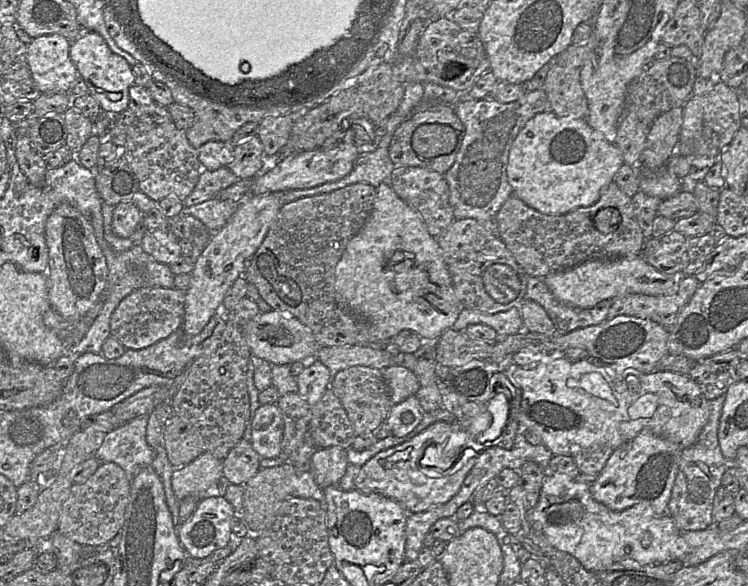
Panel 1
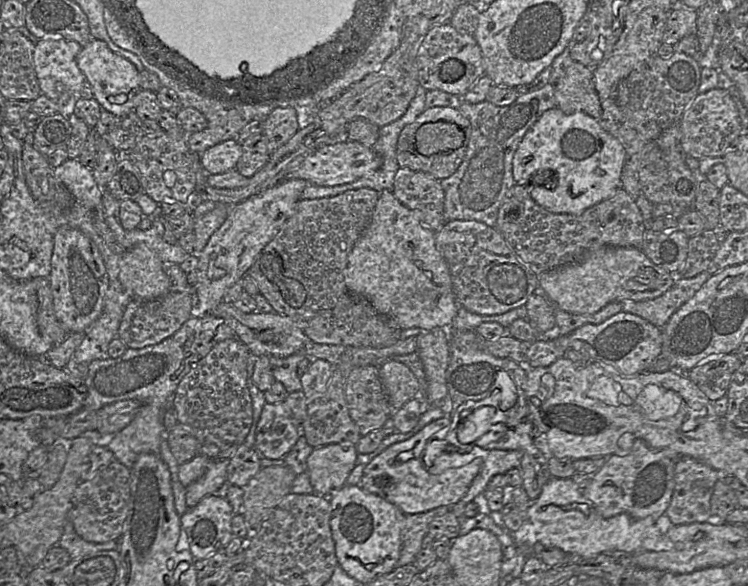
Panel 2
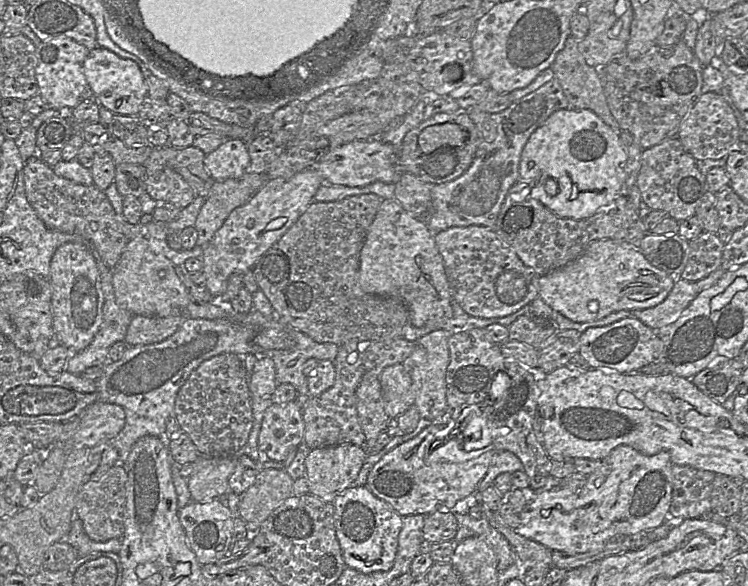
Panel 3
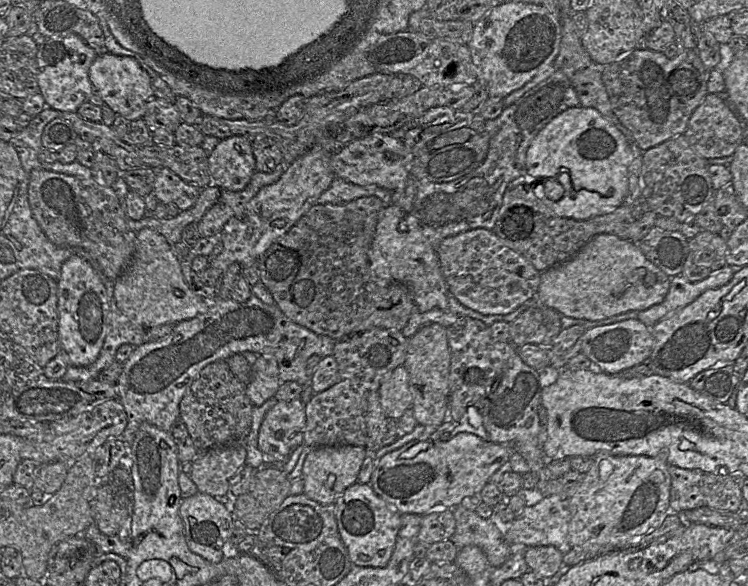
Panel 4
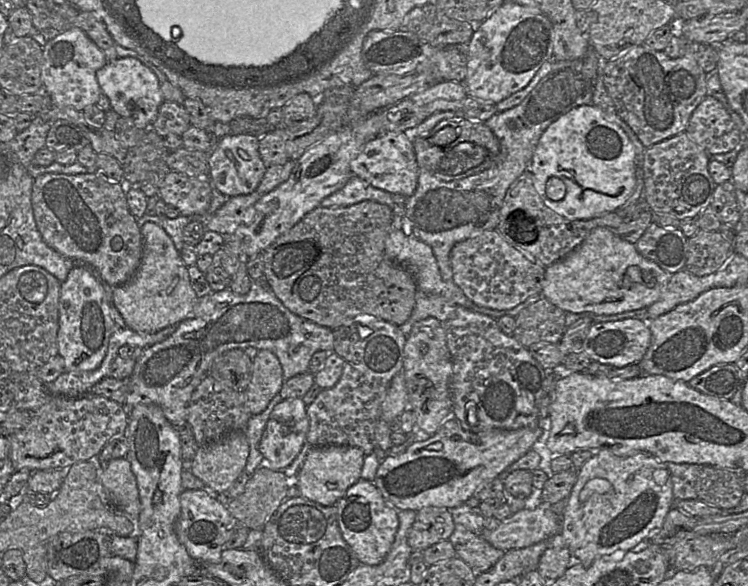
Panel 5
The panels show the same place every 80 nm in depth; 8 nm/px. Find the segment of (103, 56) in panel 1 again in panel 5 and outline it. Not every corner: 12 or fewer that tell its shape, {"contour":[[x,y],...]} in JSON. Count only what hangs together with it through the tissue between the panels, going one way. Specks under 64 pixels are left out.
{"contour":[[135,58],[108,61],[96,79],[120,117],[149,129],[165,101]]}

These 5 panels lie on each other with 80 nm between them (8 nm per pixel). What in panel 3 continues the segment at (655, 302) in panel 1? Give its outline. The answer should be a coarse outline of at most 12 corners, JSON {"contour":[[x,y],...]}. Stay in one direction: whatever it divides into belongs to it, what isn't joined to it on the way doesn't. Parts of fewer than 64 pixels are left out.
{"contour":[[724,273],[698,281],[676,277],[673,288],[652,308],[628,311],[650,328],[675,322],[700,292]]}

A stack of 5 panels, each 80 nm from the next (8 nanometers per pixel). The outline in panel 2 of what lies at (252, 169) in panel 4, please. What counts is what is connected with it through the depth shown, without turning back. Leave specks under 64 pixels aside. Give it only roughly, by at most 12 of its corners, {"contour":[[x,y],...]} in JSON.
{"contour":[[228,140],[204,151],[208,174],[235,169],[241,142]]}

